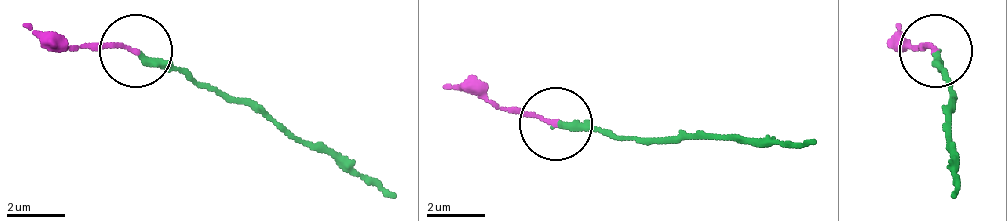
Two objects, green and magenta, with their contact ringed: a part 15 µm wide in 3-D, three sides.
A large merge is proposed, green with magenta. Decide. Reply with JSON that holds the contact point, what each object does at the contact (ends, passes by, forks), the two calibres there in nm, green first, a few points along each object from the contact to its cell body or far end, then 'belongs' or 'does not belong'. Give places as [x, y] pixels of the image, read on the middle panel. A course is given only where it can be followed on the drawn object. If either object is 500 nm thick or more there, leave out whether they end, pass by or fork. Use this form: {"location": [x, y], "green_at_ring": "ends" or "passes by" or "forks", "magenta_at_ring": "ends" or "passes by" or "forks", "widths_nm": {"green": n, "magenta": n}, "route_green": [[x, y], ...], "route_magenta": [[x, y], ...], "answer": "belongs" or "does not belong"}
{"location": [556, 123], "green_at_ring": "ends", "magenta_at_ring": "ends", "widths_nm": {"green": 240, "magenta": 150}, "route_green": [[554, 125], [678, 140], [816, 140]], "route_magenta": [[554, 125], [495, 111], [444, 81]], "answer": "belongs"}

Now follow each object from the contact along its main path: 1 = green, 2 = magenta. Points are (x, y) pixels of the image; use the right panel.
1: (937, 49), (952, 100), (952, 194)
2: (937, 49), (923, 49), (893, 27)

